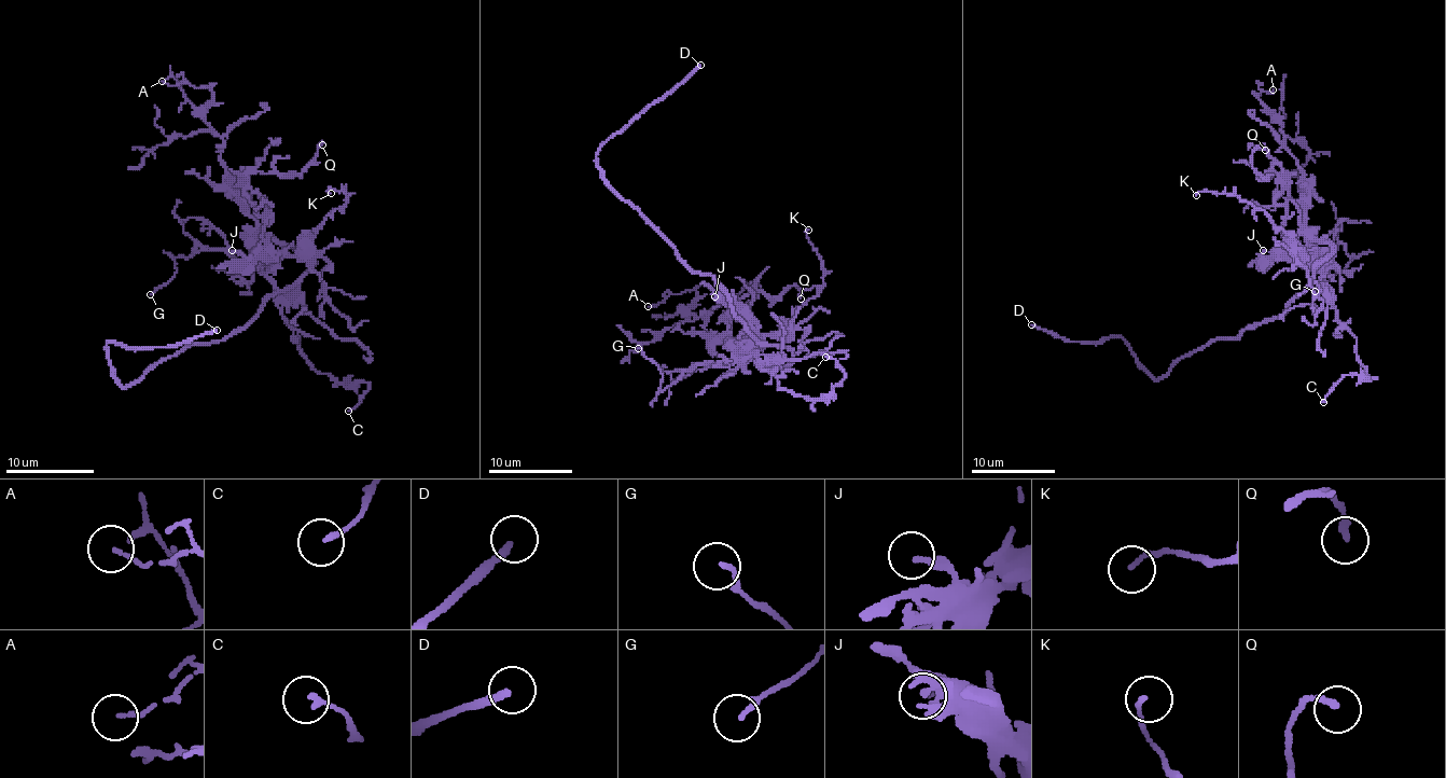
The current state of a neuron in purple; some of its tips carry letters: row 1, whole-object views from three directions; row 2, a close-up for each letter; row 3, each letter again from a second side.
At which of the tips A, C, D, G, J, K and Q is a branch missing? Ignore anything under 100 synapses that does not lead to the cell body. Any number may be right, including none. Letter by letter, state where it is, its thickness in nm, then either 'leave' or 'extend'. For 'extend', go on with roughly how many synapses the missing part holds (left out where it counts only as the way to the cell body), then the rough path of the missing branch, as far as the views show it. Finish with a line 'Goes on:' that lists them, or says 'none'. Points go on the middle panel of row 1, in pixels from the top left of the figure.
A: at (648, 306); 110 nm thick; leave
C: at (825, 357); 160 nm thick; leave
D: at (700, 65); 240 nm thick; extend
G: at (638, 348); 120 nm thick; leave
J: at (714, 296); 140 nm thick; leave
K: at (808, 230); 140 nm thick; leave
Q: at (801, 299); 190 nm thick; leave
Goes on: D

